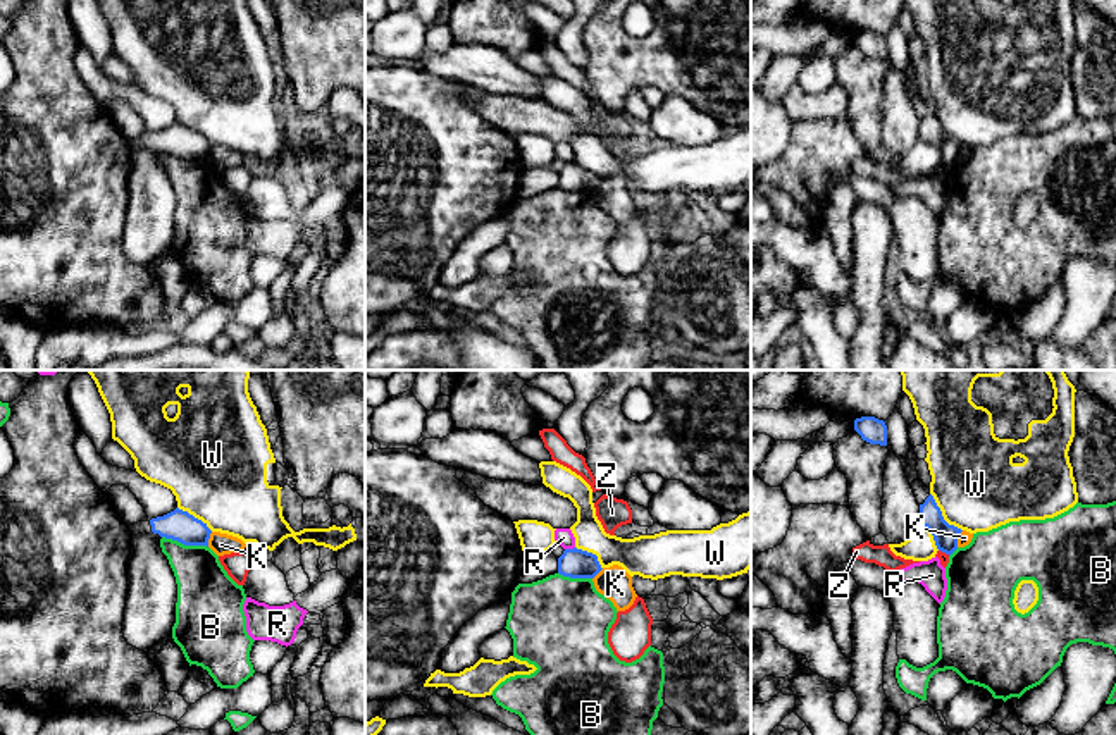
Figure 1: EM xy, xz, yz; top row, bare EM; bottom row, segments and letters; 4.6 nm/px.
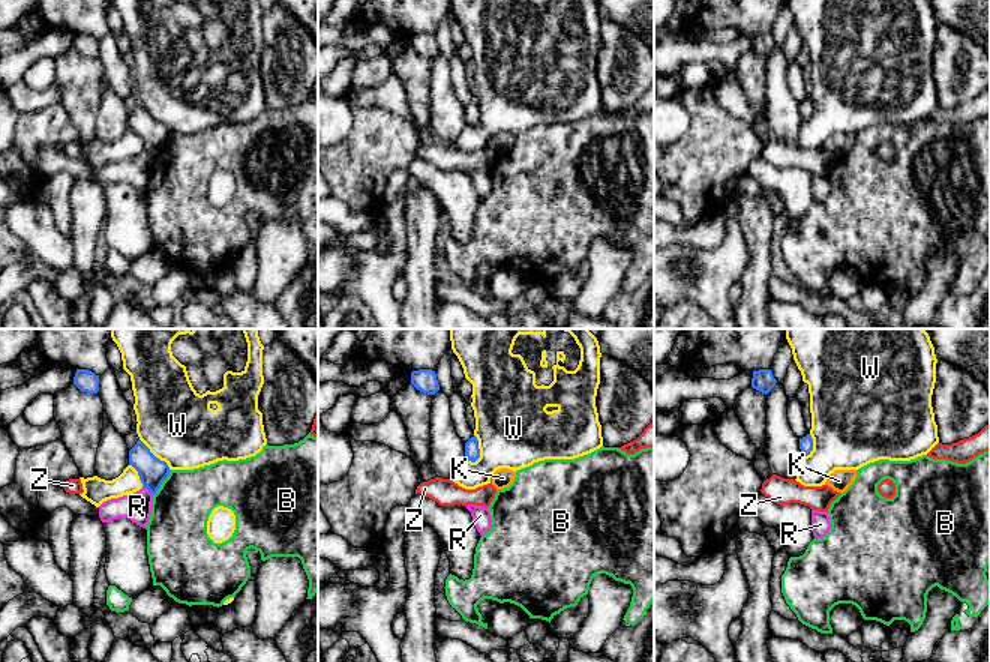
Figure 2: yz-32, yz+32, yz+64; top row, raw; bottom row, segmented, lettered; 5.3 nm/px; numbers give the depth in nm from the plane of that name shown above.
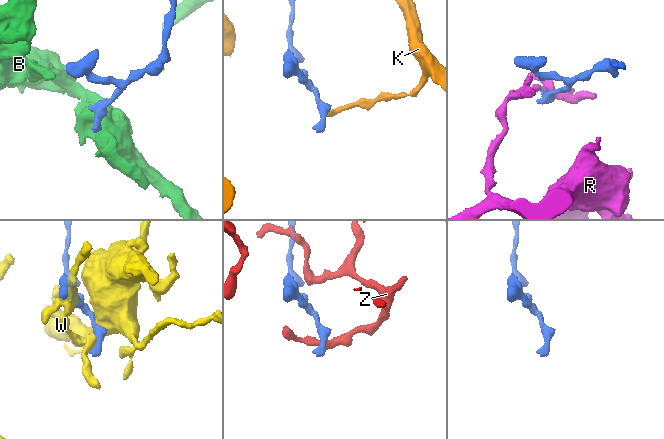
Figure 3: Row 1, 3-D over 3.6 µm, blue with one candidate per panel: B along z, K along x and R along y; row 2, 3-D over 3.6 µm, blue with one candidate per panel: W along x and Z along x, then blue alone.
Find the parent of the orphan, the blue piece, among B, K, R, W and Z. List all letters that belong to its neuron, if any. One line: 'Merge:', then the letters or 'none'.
Merge: none

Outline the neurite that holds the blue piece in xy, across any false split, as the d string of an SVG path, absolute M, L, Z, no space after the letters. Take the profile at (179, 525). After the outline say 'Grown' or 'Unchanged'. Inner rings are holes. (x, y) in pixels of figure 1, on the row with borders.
M176 508L174 511L152 518L150 522L138 522L129 525L131 535L138 534L158 534L160 537L177 540L184 546L207 546L212 530L202 520L195 518L188 511Z. Grown

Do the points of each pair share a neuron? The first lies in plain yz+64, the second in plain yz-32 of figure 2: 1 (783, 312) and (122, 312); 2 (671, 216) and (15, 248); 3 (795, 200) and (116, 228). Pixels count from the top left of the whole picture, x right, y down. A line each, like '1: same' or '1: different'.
1: same
2: different
3: same

